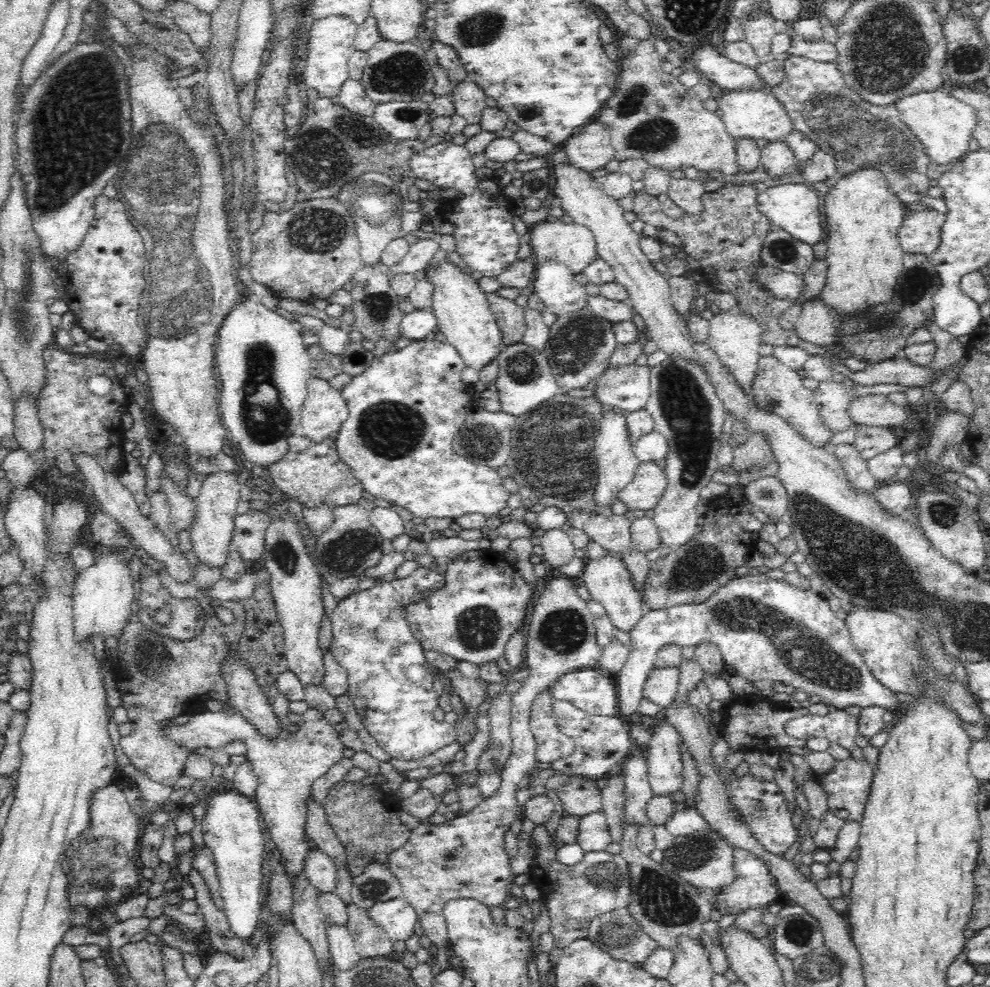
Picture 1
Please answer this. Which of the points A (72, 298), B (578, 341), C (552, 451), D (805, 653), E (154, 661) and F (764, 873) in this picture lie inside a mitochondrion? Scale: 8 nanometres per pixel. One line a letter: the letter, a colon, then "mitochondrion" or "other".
A: other
B: mitochondrion
C: mitochondrion
D: mitochondrion
E: mitochondrion
F: other

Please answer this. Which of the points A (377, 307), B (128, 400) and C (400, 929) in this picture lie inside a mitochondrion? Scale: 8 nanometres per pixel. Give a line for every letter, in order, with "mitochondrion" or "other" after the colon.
A: mitochondrion
B: other
C: other

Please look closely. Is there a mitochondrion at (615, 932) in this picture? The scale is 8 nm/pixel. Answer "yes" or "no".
yes

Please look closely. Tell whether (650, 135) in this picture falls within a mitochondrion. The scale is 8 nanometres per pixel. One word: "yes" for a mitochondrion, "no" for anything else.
yes

